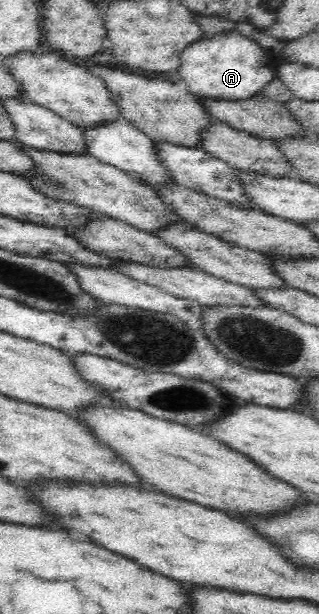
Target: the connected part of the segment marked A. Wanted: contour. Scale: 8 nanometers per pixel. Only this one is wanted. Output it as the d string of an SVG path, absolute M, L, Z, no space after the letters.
M217 33L211 39L201 39L191 43L181 55L180 67L177 69L187 84L189 91L198 99L247 99L275 79L276 72L271 67L269 51L255 41L237 33Z

